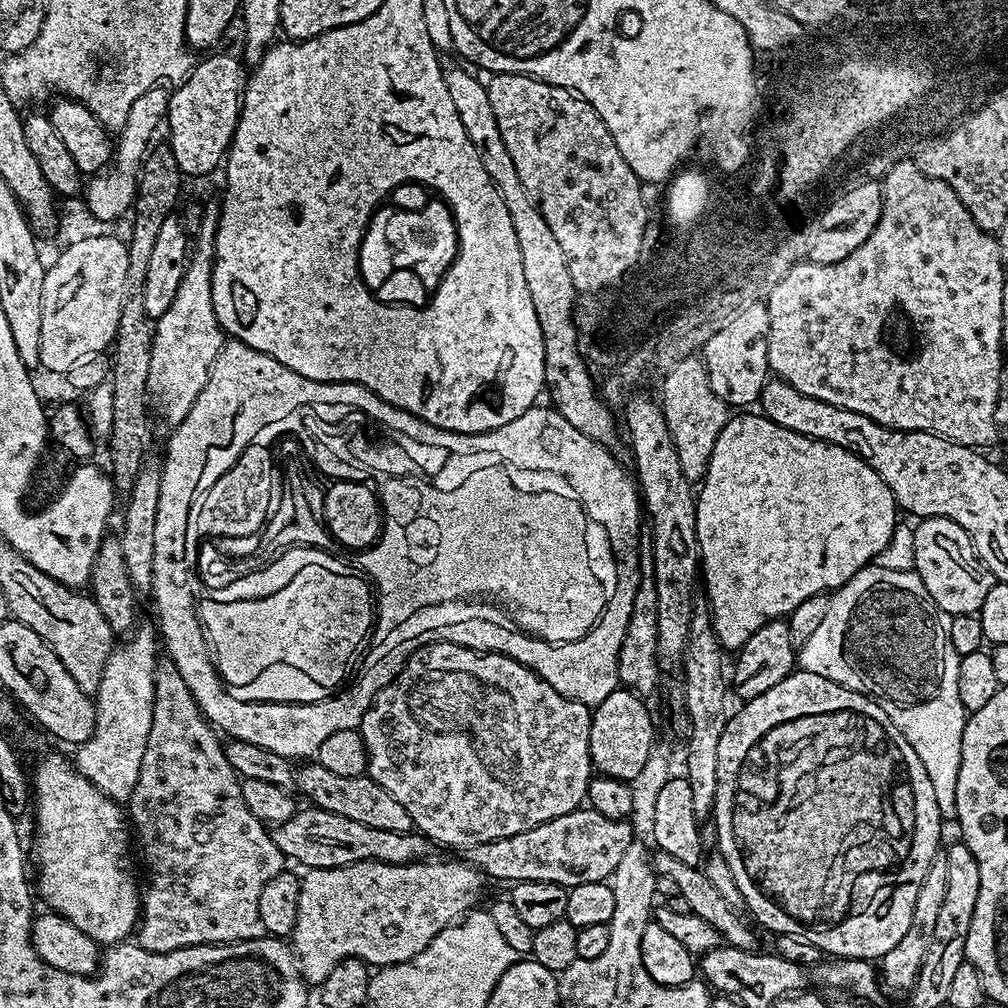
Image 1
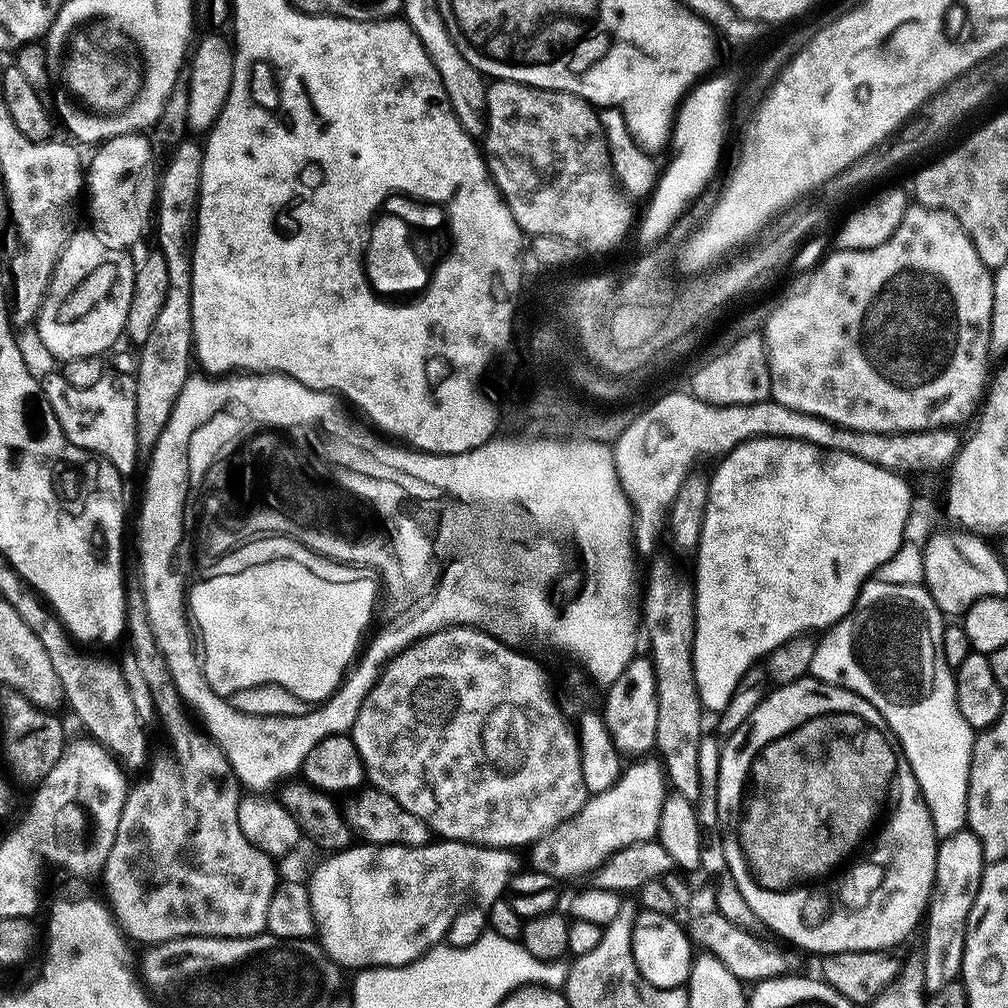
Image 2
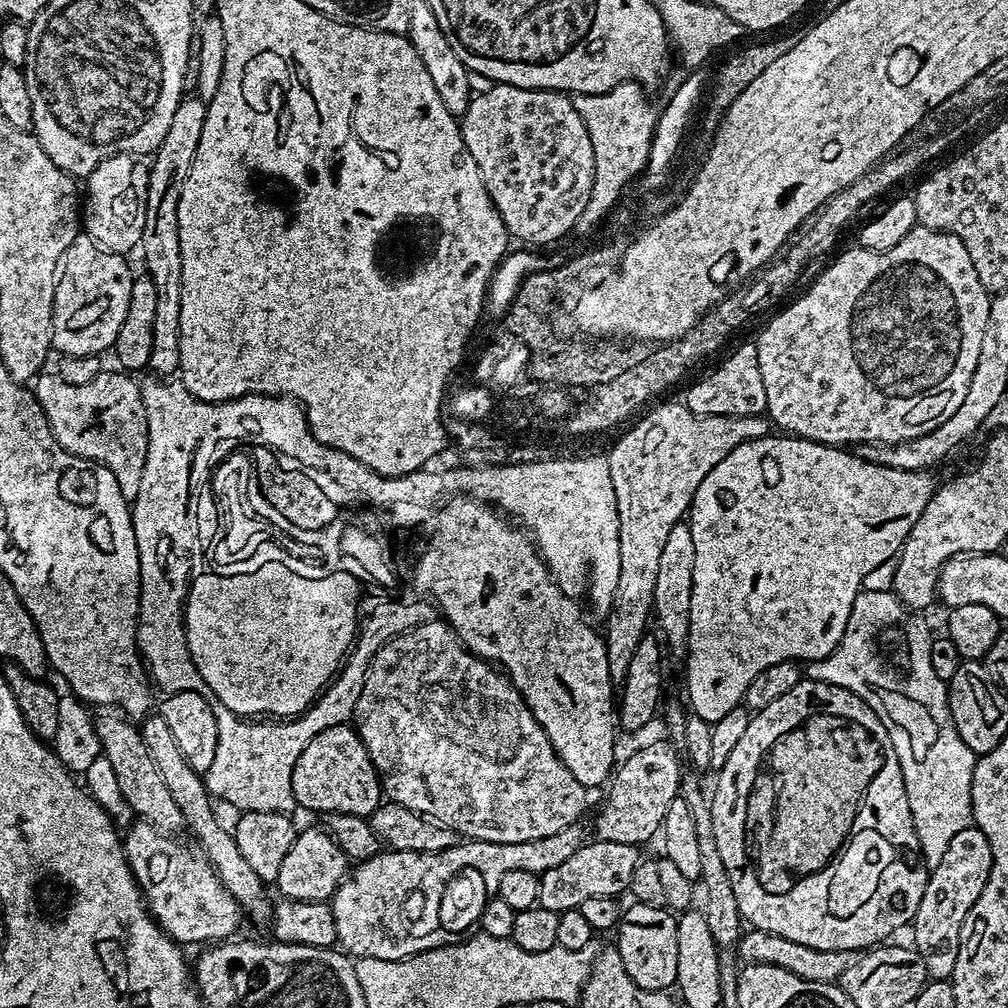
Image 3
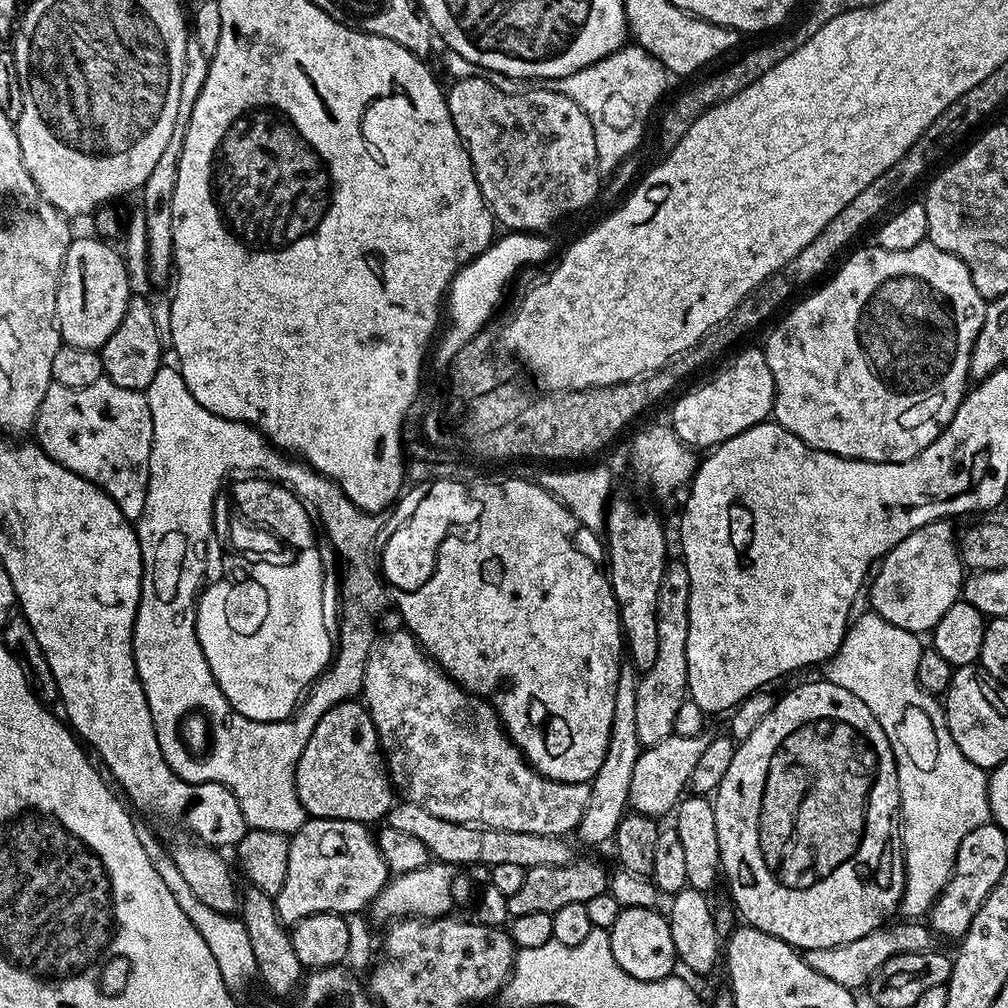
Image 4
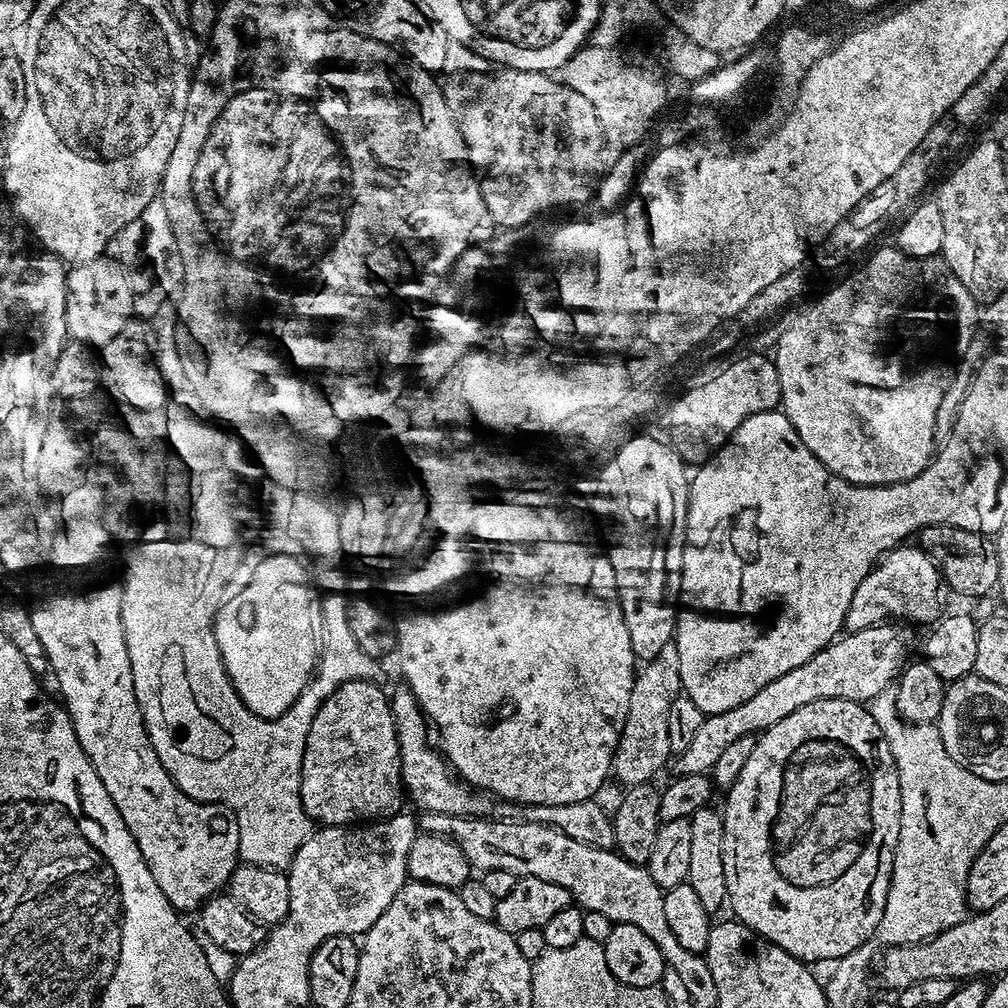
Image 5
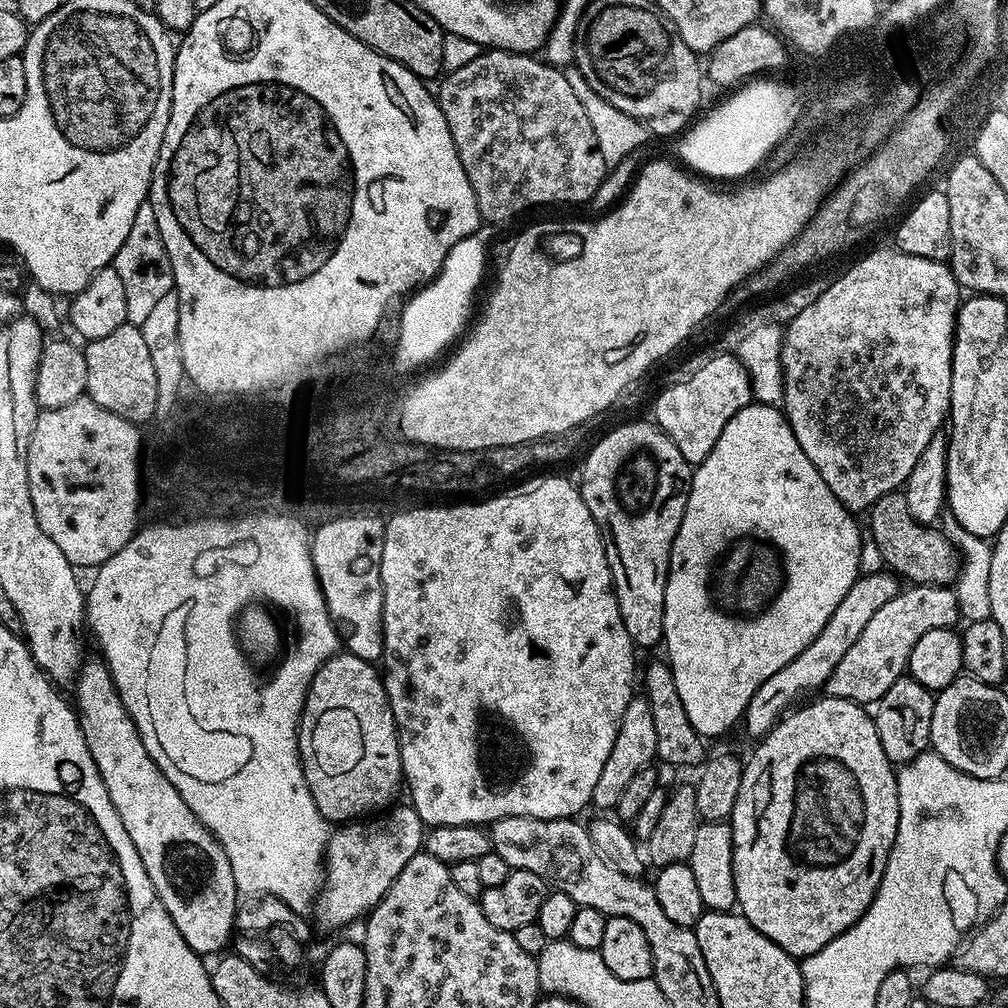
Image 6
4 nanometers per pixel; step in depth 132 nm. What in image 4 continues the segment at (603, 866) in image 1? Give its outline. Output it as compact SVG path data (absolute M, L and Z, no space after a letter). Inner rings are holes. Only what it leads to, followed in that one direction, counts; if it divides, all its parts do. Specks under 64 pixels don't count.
M673 734L652 747L645 747L637 758L630 781L628 802L631 811L653 818L661 818L660 816L666 815L667 812L669 815L685 795L698 758L701 758L708 743L707 739L700 736L682 737Z

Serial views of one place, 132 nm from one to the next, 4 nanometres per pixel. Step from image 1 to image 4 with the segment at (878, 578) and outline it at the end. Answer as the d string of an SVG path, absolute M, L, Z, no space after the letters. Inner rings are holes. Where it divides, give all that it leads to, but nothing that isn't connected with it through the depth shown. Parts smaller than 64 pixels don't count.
M871 610L865 612L865 616L858 617L859 615L857 615L851 621L848 631L844 633L844 640L840 643L840 648L832 655L831 660L823 665L822 671L824 672L822 672L822 676L823 679L830 681L834 686L842 686L842 690L850 690L850 694L854 694L854 698L862 698L862 702L866 702L866 706L870 706L870 714L874 714L874 718L878 718L878 726L882 726L882 730L888 735L888 741L896 759L896 773L898 774L898 786L900 787L900 819L902 821L902 839L904 842L904 898L902 901L902 912L908 915L905 917L920 918L923 917L920 916L923 912L925 915L931 909L932 903L935 902L936 897L939 896L941 890L946 886L948 879L952 877L952 867L956 861L958 846L962 846L962 838L966 838L966 834L970 834L970 830L989 823L988 776L985 769L974 766L974 762L970 762L970 758L966 758L962 754L962 750L958 750L958 746L948 729L941 701L937 697L931 696L926 690L922 690L922 686L918 682L918 658L922 647L921 637L915 632L907 632L890 622L886 622L886 618L882 618L877 612Z

